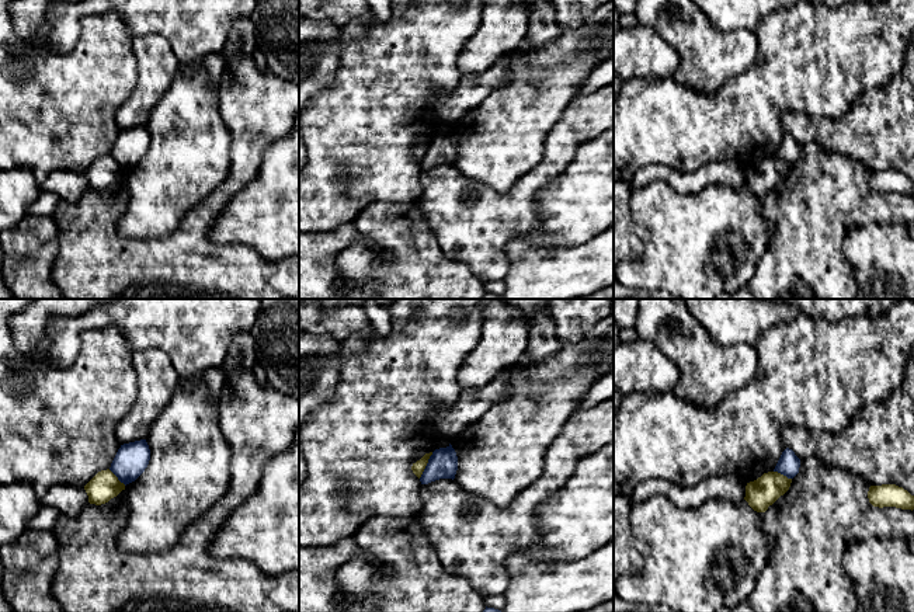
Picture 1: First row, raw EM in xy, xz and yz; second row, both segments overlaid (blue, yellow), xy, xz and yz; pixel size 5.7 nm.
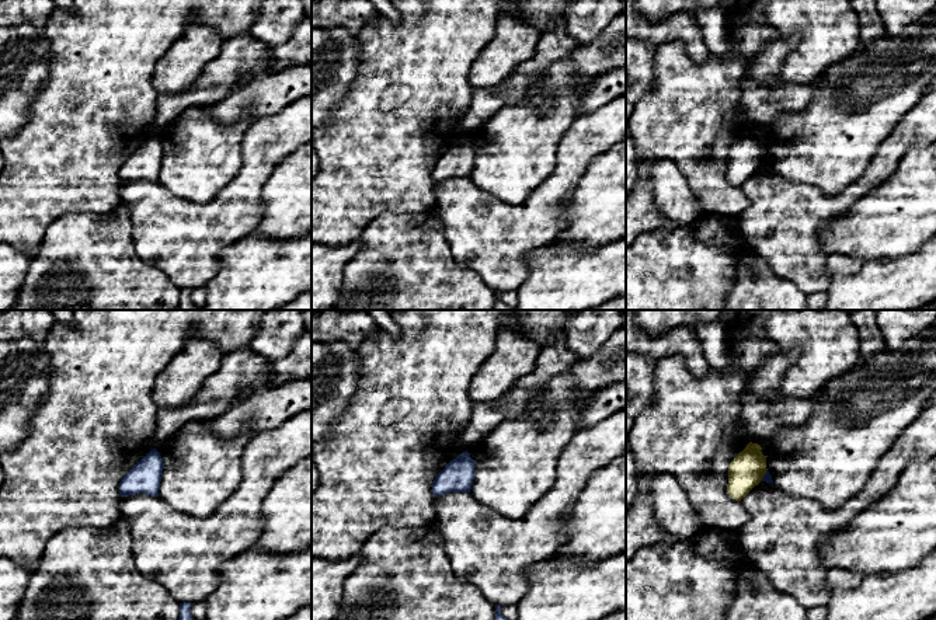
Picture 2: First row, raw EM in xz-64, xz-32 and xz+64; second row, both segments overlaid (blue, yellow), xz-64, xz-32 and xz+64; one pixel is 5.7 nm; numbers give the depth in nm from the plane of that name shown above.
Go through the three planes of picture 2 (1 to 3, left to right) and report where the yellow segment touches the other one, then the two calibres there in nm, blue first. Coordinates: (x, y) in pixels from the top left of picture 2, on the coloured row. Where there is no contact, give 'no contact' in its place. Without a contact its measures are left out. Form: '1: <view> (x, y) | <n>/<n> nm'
1: no contact
2: no contact
3: xz+64 (765, 474) | 50/200 nm

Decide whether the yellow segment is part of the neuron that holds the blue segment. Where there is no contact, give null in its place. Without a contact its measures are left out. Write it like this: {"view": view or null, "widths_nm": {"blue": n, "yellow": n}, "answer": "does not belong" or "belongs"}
{"view": "xz", "widths_nm": {"blue": 170, "yellow": 70}, "answer": "does not belong"}

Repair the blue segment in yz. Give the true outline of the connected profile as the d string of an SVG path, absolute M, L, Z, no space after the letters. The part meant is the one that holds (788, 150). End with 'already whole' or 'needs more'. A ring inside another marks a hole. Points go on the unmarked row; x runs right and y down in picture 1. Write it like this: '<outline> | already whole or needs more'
M786 133L782 138L774 157L778 157L786 161L788 164L793 164L799 159L799 153L800 145L795 140L792 135Z | already whole

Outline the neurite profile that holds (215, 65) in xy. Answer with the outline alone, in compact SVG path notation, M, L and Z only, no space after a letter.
M219 52L212 53L205 58L205 69L211 83L218 86L226 69L226 62L223 60Z

